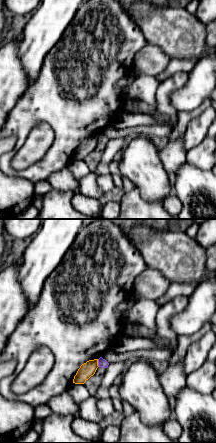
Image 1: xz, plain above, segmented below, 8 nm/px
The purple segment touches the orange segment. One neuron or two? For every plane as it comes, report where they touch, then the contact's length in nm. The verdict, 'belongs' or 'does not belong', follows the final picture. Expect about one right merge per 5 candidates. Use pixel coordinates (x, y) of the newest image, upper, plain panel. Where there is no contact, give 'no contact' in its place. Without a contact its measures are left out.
contact (98, 139); length 70 nm

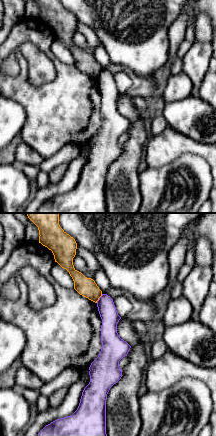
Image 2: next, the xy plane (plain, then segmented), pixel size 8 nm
contact (99, 74); length 90 nm

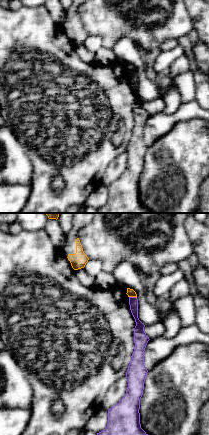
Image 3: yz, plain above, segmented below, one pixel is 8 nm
contact (133, 73); length 70 nm

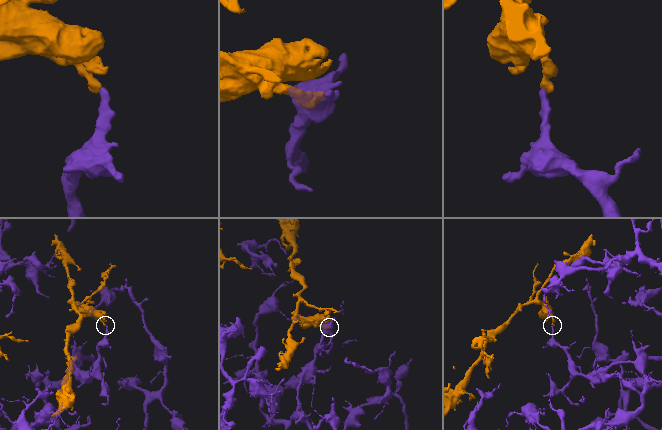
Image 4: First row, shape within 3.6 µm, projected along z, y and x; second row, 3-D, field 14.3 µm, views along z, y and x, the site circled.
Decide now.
does not belong

